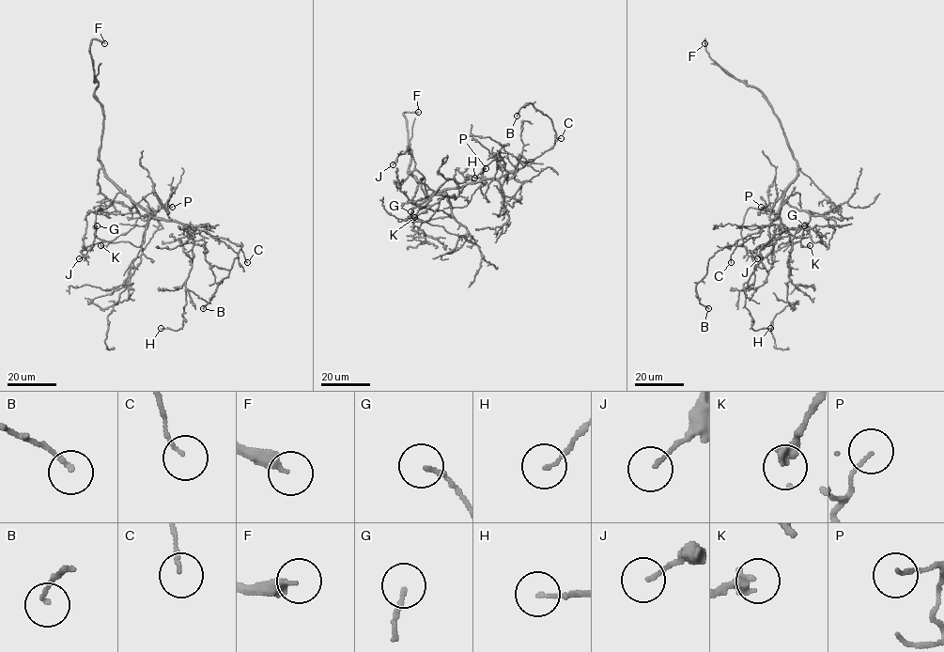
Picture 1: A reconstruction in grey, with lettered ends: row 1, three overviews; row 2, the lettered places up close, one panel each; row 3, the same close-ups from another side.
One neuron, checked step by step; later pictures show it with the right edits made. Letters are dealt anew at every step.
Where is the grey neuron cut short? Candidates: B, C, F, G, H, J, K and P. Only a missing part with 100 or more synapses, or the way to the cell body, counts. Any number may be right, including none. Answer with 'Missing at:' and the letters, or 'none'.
Missing at: F

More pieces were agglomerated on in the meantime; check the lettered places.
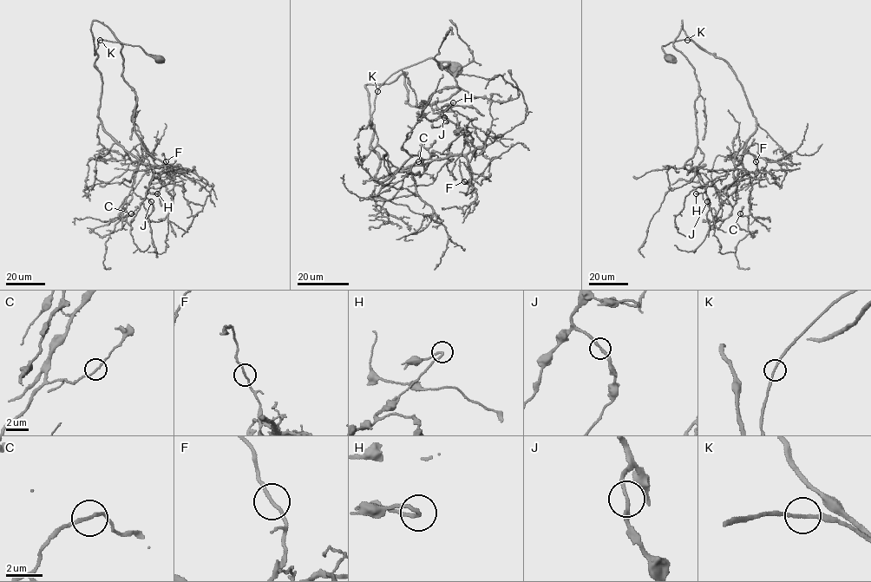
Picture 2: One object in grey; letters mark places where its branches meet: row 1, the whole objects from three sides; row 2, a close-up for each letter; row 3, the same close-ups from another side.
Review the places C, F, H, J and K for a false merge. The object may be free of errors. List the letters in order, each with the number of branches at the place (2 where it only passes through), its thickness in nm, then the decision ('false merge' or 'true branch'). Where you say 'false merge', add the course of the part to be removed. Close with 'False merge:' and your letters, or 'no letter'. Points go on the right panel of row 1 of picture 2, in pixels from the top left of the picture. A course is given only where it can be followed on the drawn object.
C: 2 branches meet; 160 nm thick; true branch
F: 2 branches meet; 160 nm thick; true branch
H: 2 branches meet; 170 nm thick; true branch
J: 2 branches meet; 180 nm thick; true branch
K: 2 branches meet; 170 nm thick; true branch
False merge: no letter

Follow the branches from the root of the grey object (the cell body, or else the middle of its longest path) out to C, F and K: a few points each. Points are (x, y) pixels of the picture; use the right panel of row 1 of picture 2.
C: (670, 58), (663, 46), (691, 41), (742, 87), (756, 130), (742, 161), (749, 214), (740, 214)
F: (670, 58), (662, 46), (686, 39), (727, 63), (756, 120), (756, 130), (736, 167), (754, 173), (756, 161)
K: (670, 58), (662, 46), (687, 39)

